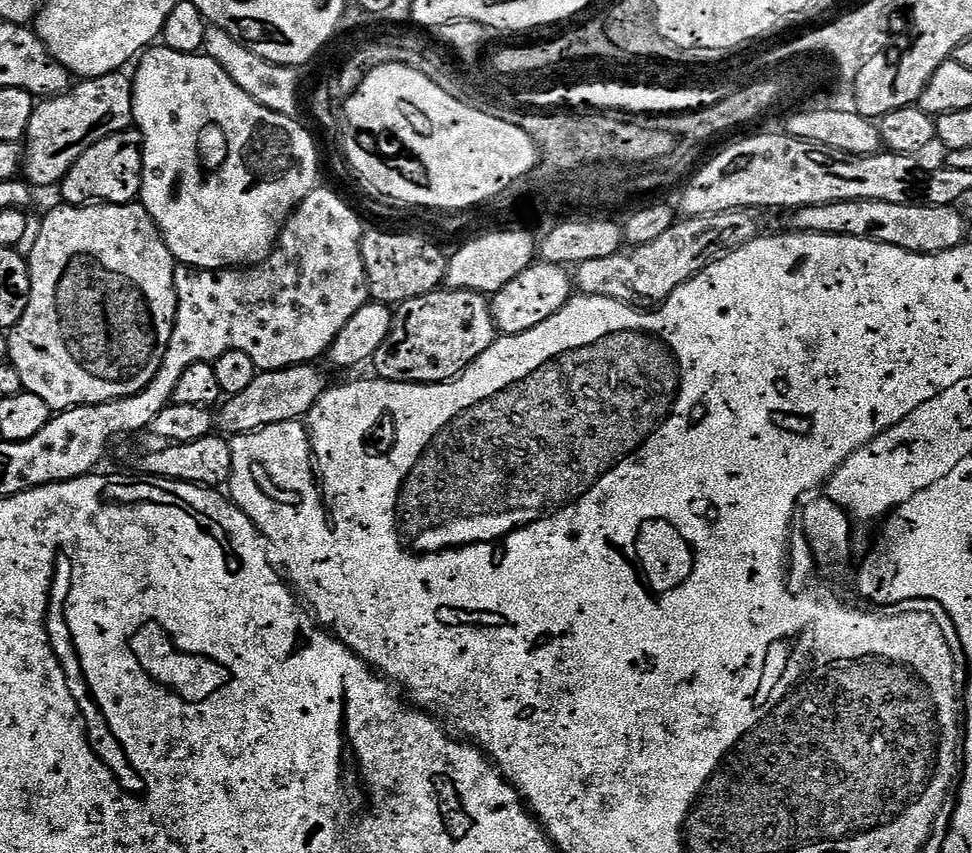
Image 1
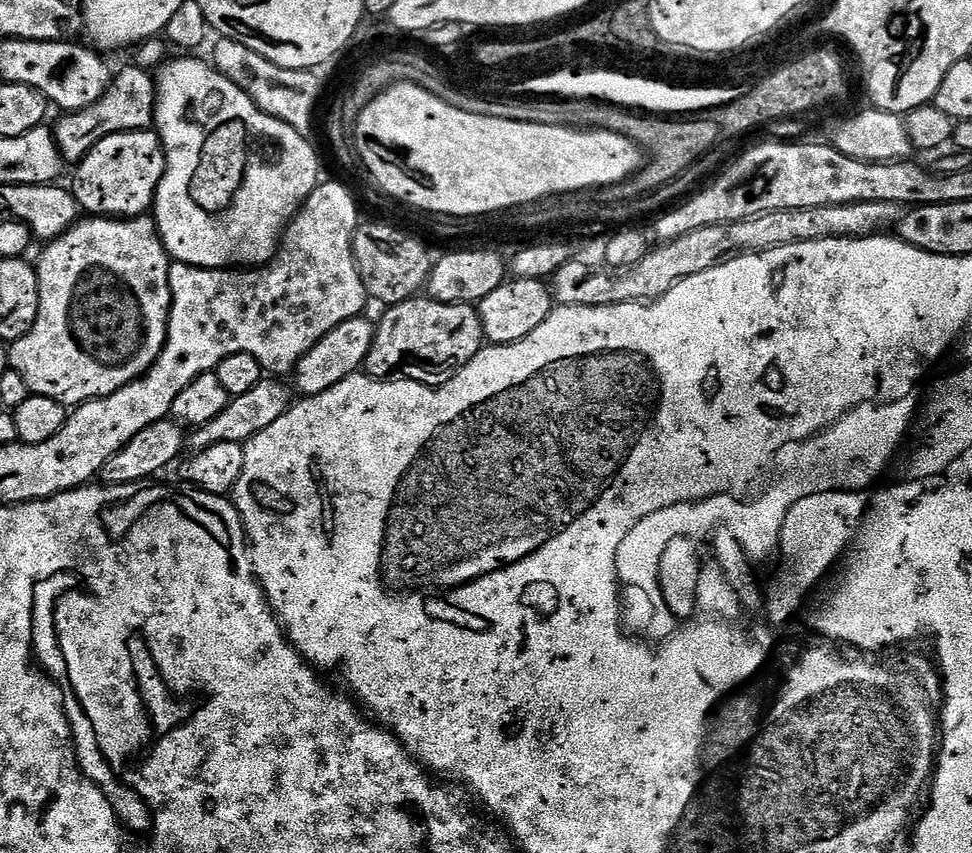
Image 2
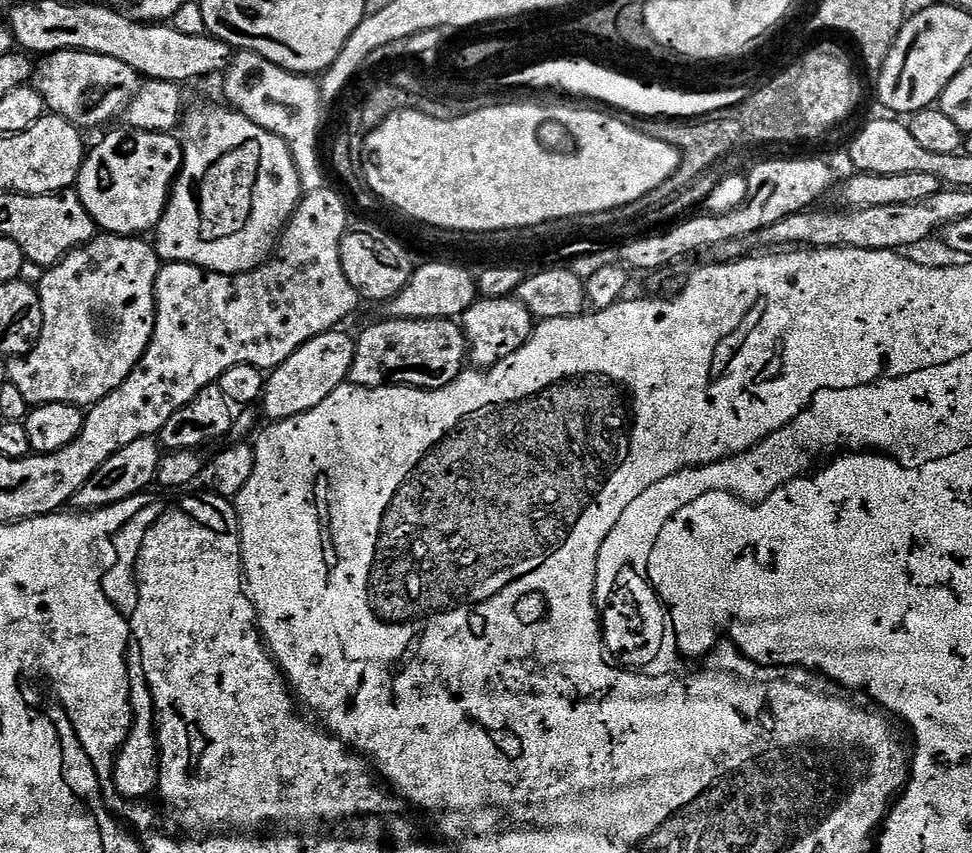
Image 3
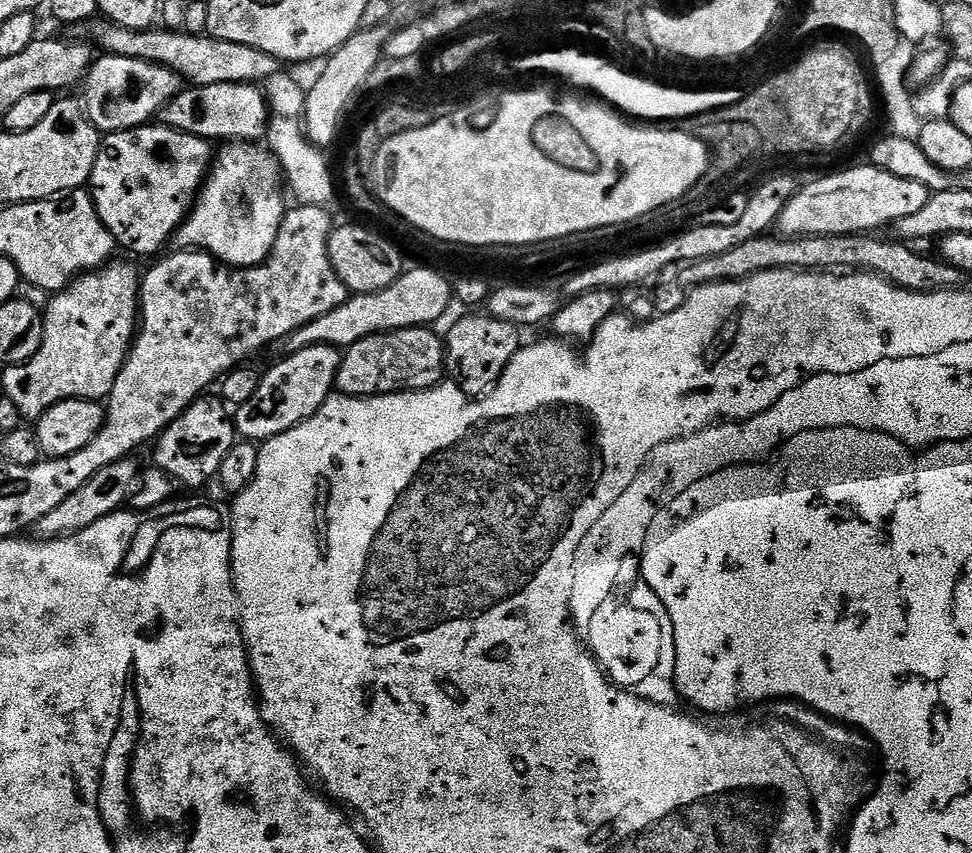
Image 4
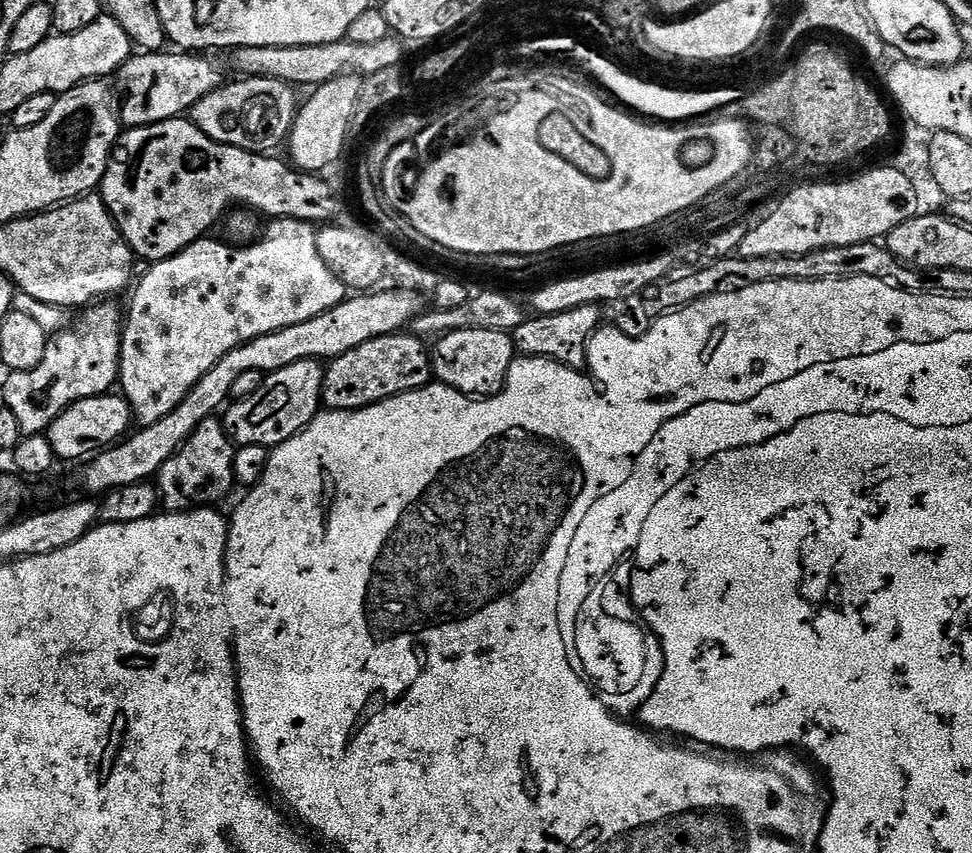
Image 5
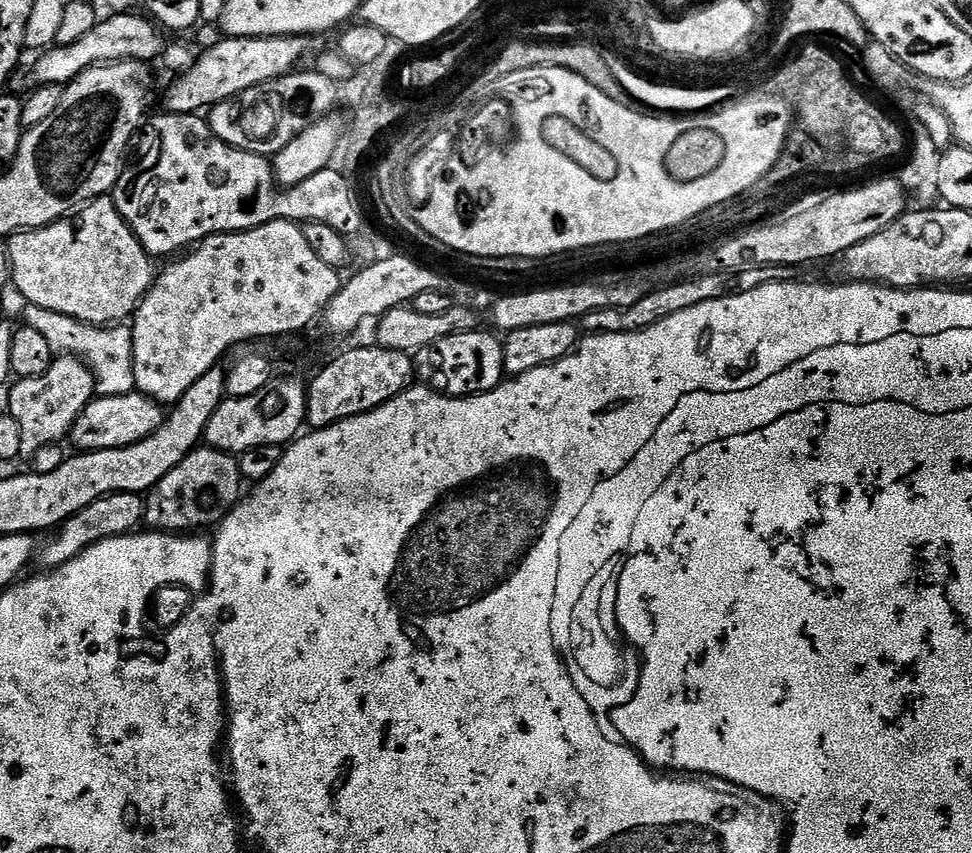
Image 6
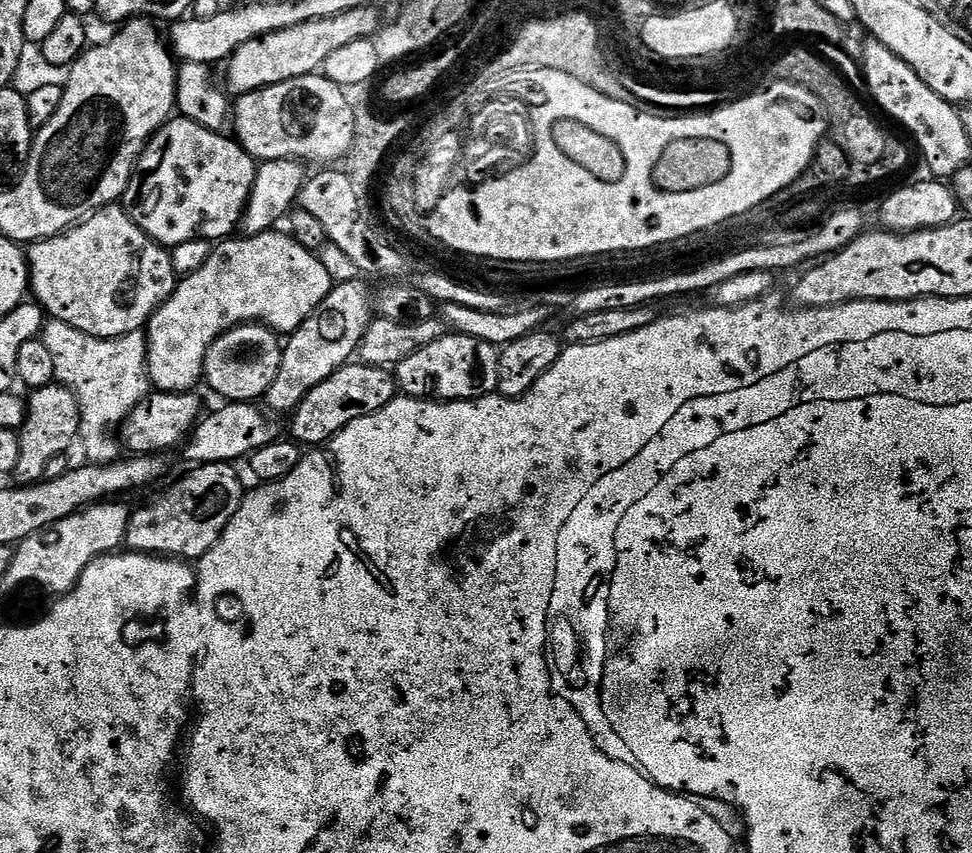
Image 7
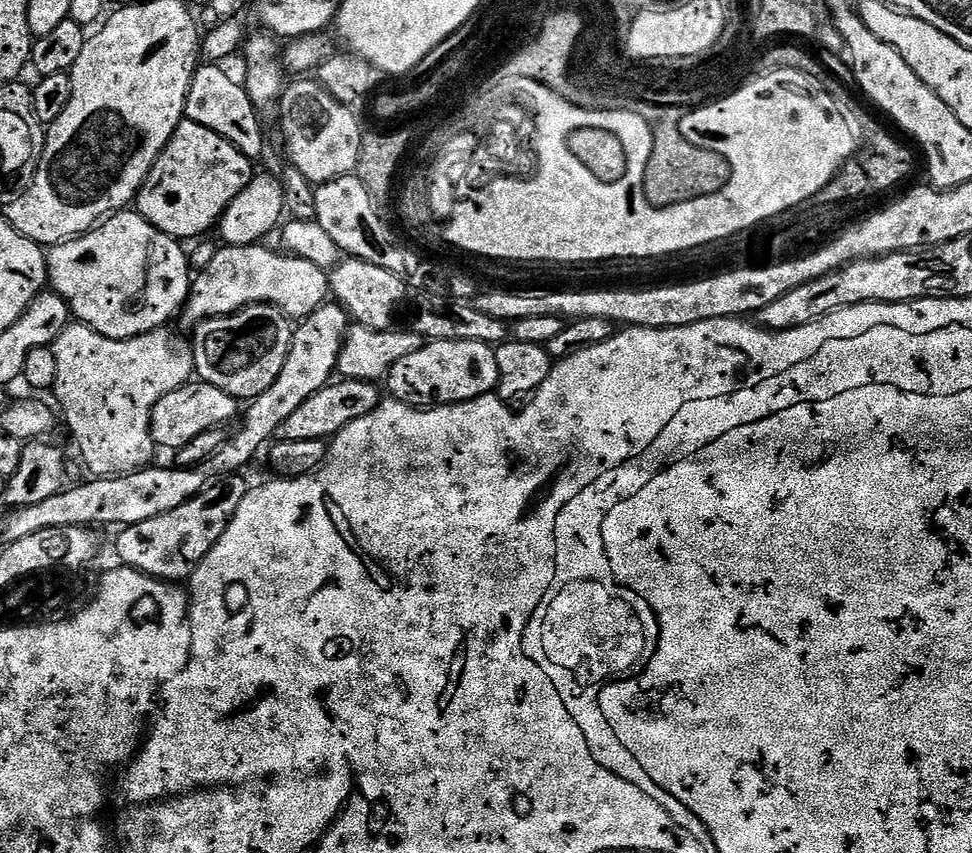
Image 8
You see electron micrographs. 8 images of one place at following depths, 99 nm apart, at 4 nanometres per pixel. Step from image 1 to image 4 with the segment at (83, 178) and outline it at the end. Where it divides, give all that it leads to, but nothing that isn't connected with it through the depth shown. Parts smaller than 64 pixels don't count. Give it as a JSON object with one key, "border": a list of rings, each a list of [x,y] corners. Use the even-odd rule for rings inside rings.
{"border":[[[145,126],[142,128],[132,128],[129,132],[114,132],[103,137],[100,153],[94,162],[94,170],[92,171],[92,179],[90,181],[90,191],[92,193],[92,201],[98,210],[98,214],[102,218],[102,222],[106,226],[106,230],[110,230],[110,234],[116,239],[117,245],[121,249],[125,248],[128,252],[133,252],[136,256],[152,256],[155,257],[160,247],[164,243],[171,241],[176,235],[176,229],[188,219],[188,213],[192,211],[197,196],[200,195],[201,188],[204,187],[205,179],[210,171],[210,165],[214,159],[214,148],[209,141],[203,140],[200,136],[191,136],[185,132],[179,132],[167,126],[159,126],[160,128],[152,128],[153,126]]]}

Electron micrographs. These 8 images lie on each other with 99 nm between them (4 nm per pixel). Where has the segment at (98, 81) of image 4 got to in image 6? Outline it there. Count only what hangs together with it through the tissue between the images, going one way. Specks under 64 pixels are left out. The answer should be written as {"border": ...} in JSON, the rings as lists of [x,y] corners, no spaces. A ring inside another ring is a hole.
{"border":[[[255,36],[221,38],[213,48],[205,48],[188,72],[181,72],[164,92],[163,111],[168,114],[187,116],[211,110],[218,102],[226,102],[242,90],[262,86],[262,82],[287,76],[308,52],[306,36]],[[204,108],[204,109],[203,109]]]}

